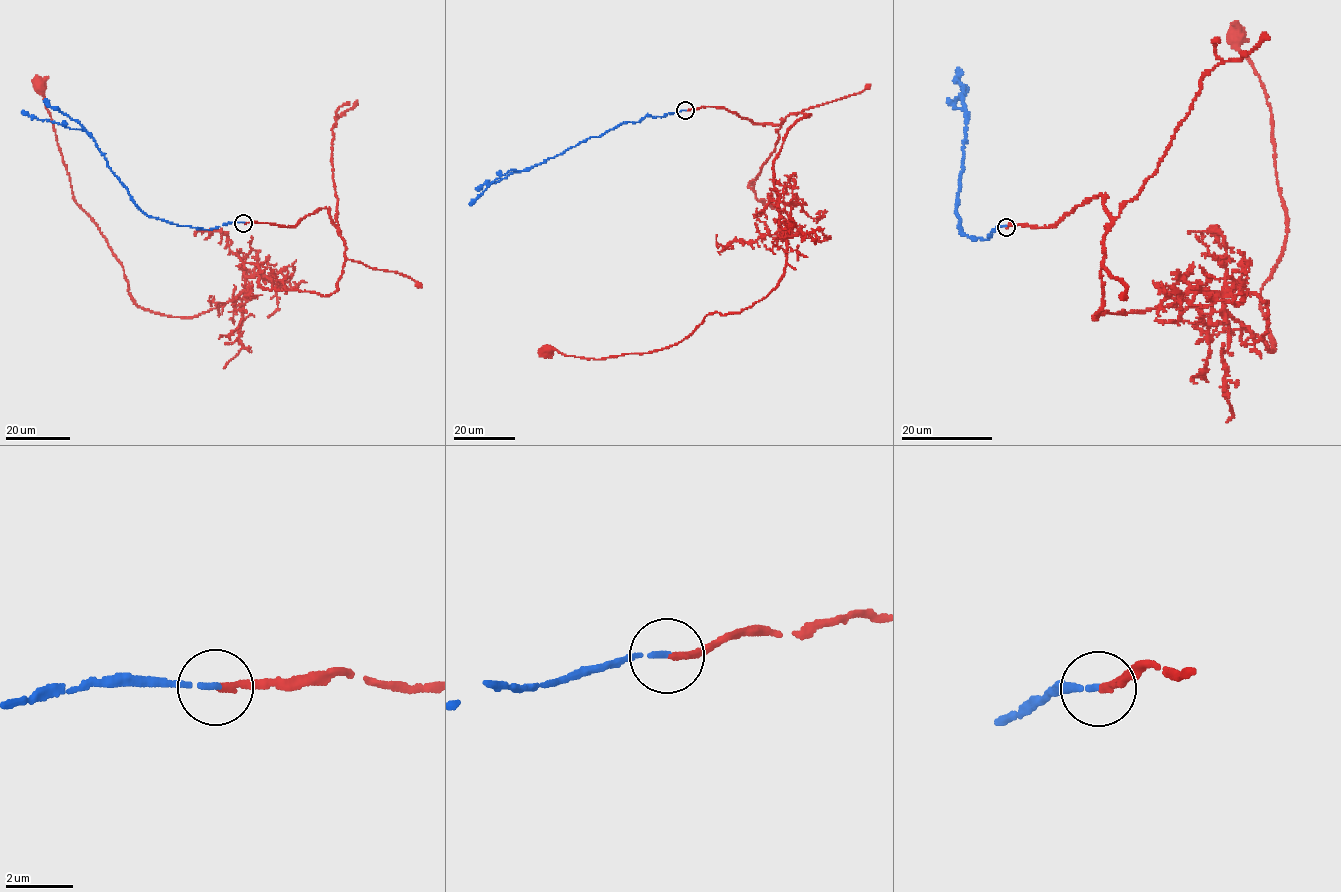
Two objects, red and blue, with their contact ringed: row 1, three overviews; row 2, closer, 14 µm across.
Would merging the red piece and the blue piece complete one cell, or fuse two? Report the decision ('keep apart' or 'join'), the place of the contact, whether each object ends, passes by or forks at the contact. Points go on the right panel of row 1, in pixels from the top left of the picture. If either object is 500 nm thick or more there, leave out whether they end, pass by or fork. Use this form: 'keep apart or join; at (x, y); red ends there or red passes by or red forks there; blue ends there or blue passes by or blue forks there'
join; at (1006, 227); red ends there; blue ends there

